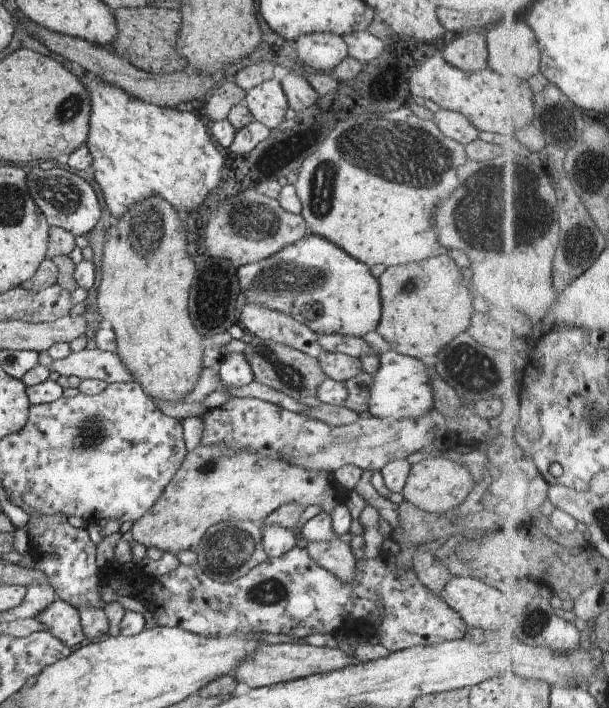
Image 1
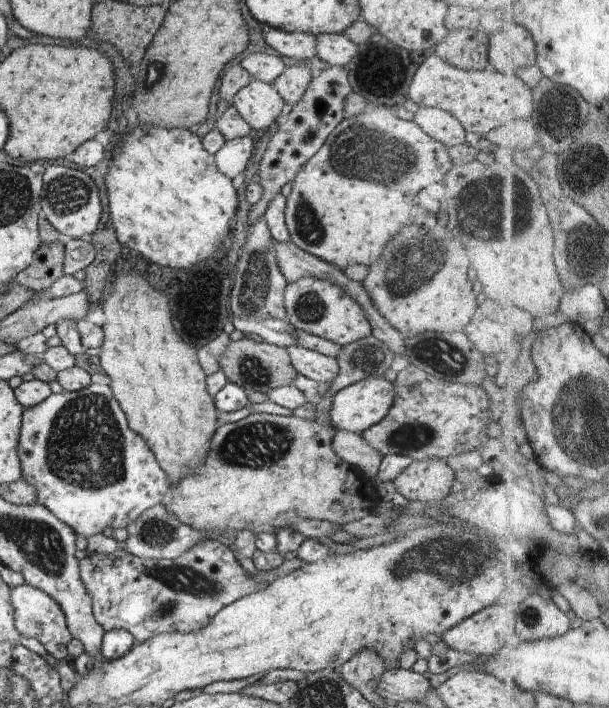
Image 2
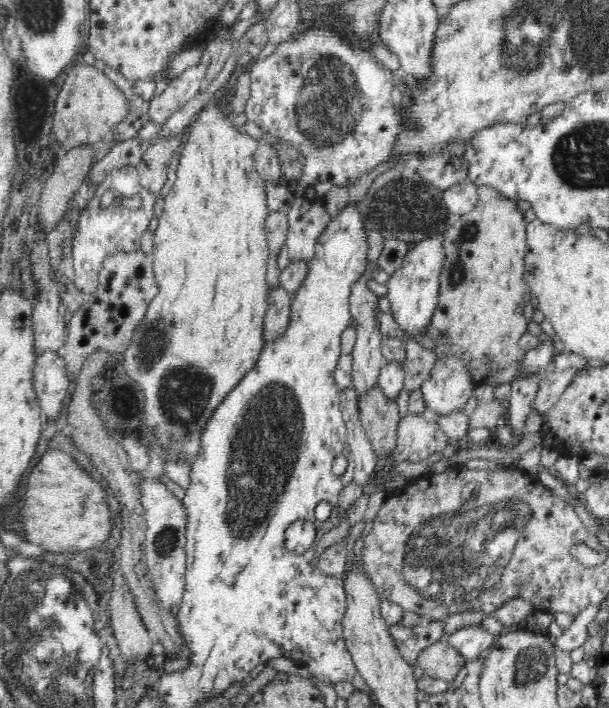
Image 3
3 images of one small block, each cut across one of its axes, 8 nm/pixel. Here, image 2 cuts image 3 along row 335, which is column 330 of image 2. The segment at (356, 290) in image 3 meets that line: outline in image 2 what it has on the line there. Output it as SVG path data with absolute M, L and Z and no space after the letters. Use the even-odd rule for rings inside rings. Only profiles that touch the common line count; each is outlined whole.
M291 345L286 347L292 367L298 375L314 380L315 382L331 383L336 380L340 368L335 358L318 352Z

